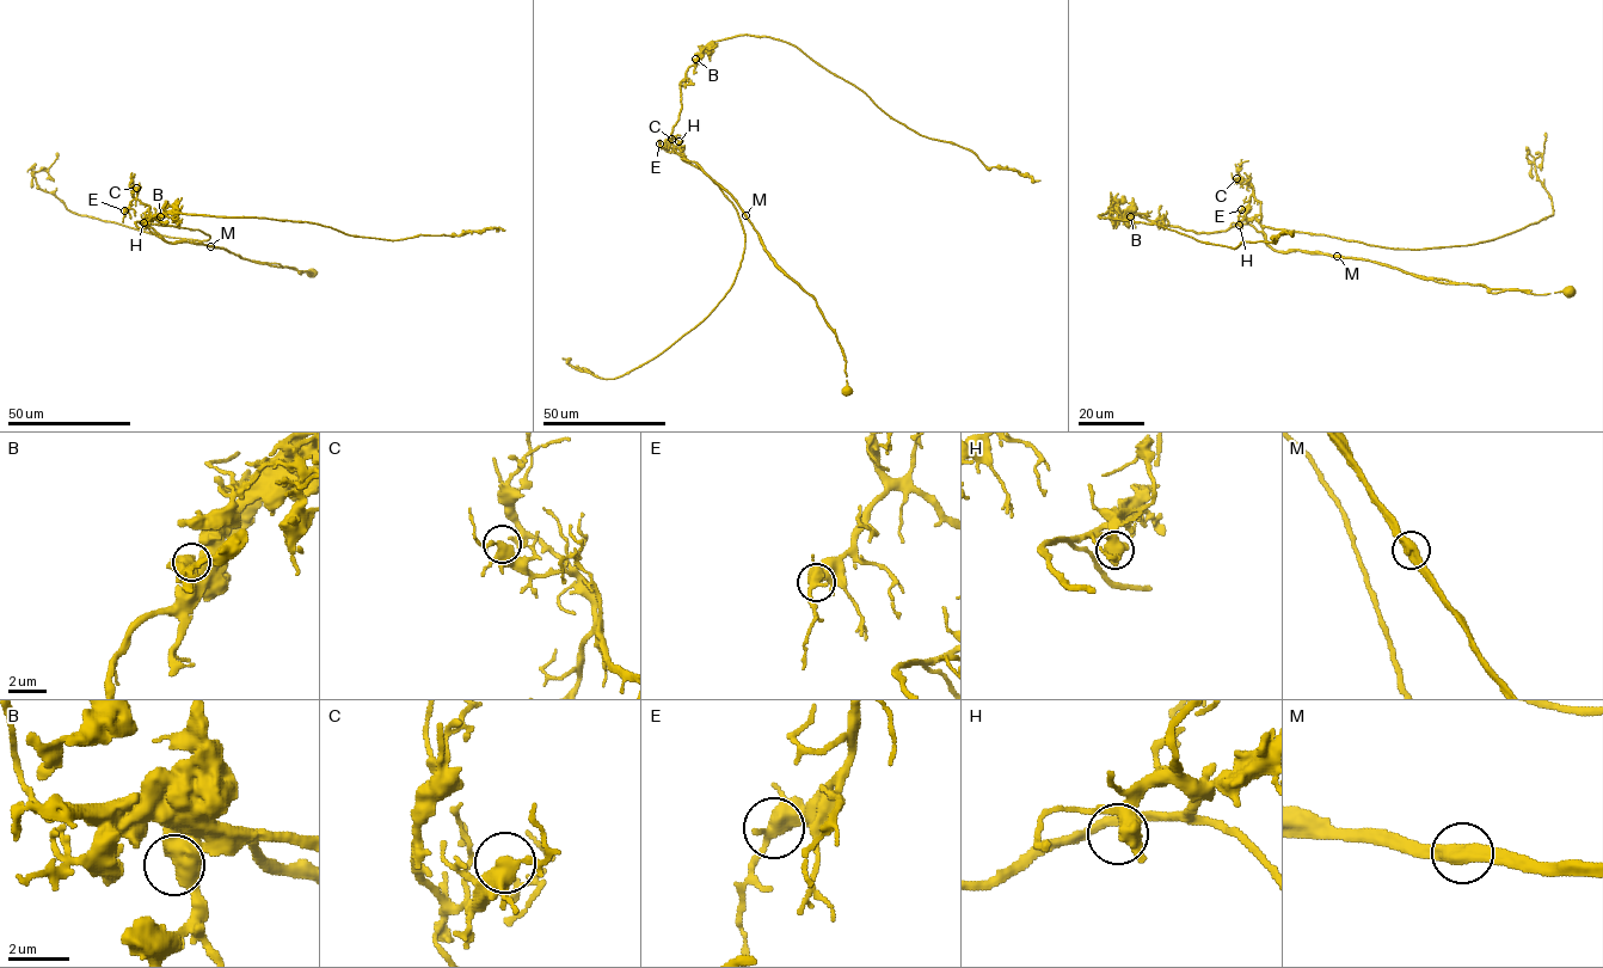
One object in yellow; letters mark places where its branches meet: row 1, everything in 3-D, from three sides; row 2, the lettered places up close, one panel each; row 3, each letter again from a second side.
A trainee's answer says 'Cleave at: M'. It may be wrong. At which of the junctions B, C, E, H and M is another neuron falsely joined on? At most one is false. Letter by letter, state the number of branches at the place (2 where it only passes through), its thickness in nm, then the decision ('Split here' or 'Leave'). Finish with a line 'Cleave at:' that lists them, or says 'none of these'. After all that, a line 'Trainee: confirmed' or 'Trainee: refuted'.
B: Branches: 2. Thickness 600 nm. Leave
C: Branches: 3. Thickness 380 nm. Leave
E: Branches: 3. Thickness 400 nm. Leave
H: Branches: 2. Thickness 550 nm. Leave
M: Branches: 2. Thickness 480 nm. Split here
Cleave at: M
Trainee: confirmed

